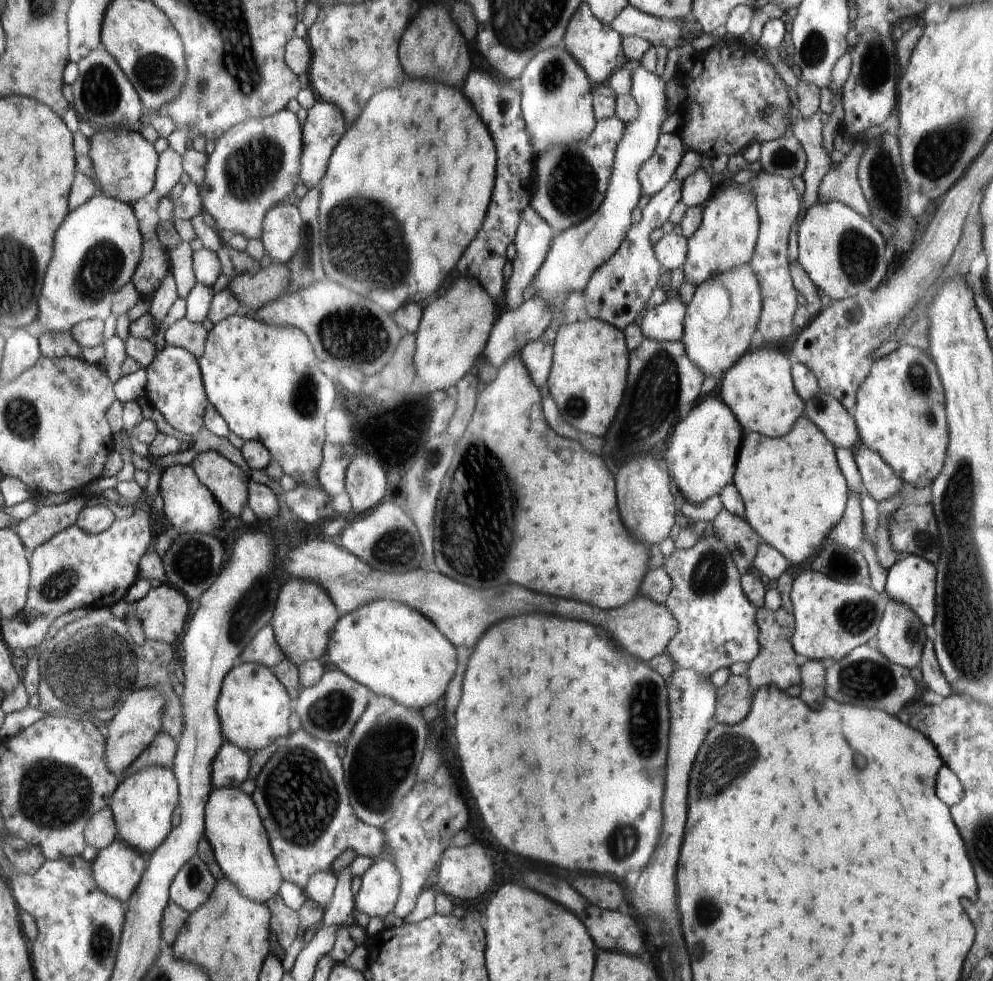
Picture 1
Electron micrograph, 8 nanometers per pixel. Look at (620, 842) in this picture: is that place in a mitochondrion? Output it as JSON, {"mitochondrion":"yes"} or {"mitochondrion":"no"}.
{"mitochondrion":"yes"}

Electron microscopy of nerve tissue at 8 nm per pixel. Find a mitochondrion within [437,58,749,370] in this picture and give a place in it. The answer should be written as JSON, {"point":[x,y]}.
{"point":[577,176]}

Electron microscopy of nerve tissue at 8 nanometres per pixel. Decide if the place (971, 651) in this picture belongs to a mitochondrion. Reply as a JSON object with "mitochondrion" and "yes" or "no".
{"mitochondrion":"yes"}

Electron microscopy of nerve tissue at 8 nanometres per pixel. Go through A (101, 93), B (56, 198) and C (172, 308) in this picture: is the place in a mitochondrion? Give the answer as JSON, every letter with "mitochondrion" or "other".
{"A":"mitochondrion","B":"other","C":"other"}

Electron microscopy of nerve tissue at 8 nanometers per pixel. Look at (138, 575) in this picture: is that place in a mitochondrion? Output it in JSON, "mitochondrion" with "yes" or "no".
{"mitochondrion":"no"}

